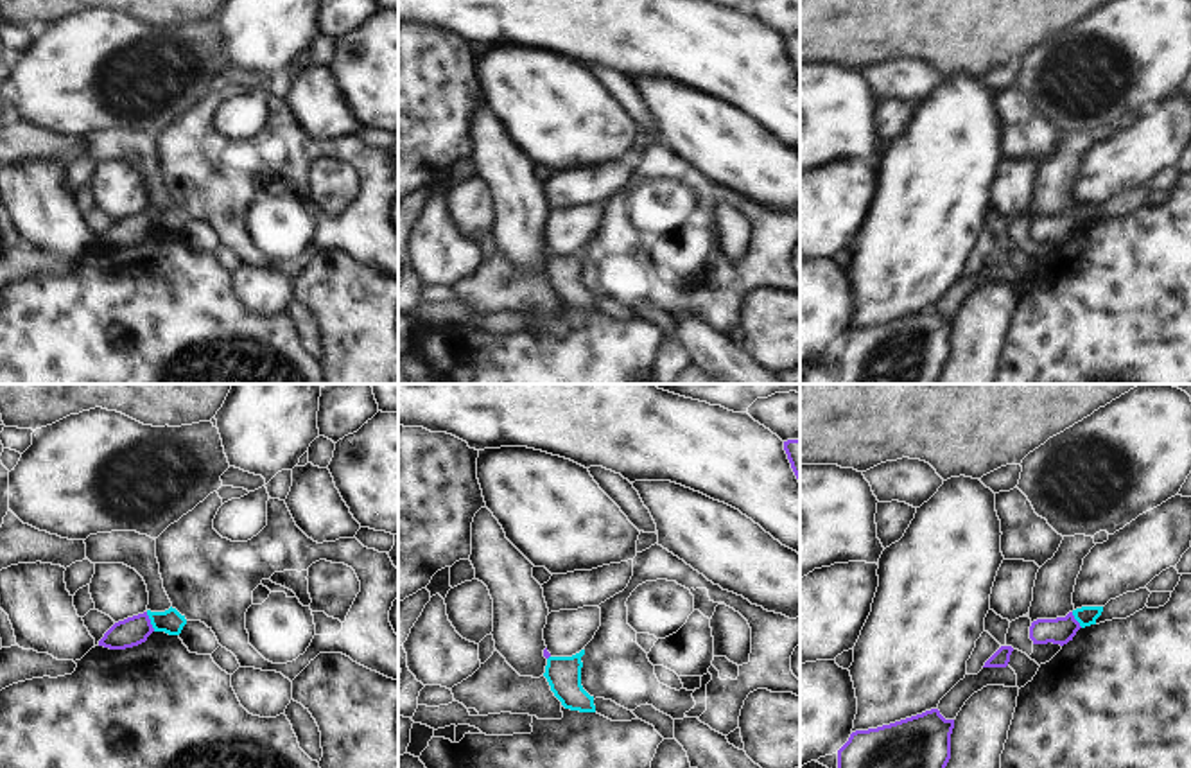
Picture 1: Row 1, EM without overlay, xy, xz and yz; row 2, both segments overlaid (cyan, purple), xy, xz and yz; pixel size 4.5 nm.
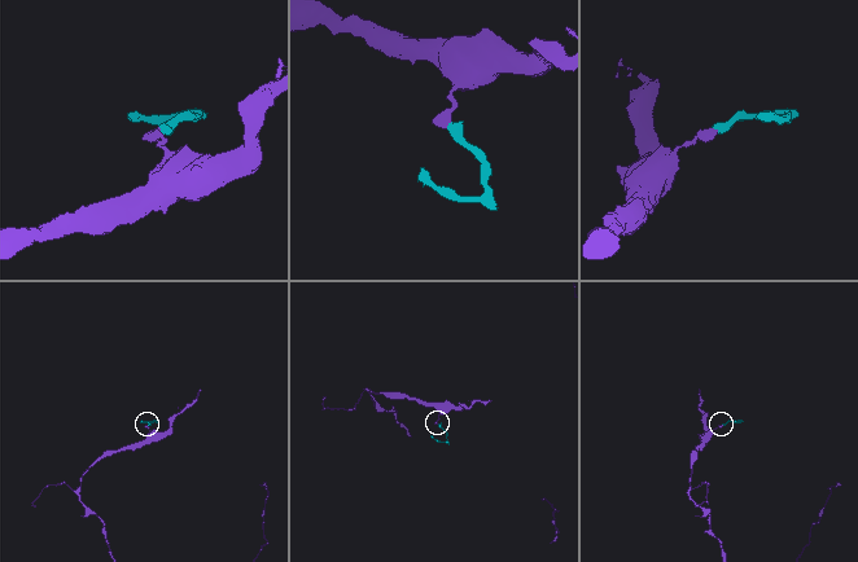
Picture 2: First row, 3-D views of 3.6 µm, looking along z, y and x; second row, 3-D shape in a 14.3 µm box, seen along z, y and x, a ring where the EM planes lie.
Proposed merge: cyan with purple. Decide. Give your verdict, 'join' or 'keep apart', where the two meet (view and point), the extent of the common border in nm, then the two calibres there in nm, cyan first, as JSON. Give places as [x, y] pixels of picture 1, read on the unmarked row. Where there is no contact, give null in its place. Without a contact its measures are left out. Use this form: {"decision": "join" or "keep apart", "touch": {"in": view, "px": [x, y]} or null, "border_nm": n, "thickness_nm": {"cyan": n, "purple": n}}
{"decision": "keep apart", "touch": {"in": "xy", "px": [151, 219]}, "border_nm": 100, "thickness_nm": {"cyan": 110, "purple": 130}}

